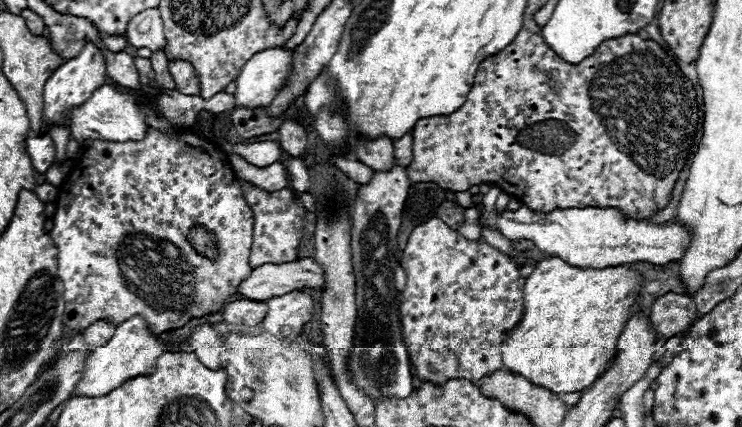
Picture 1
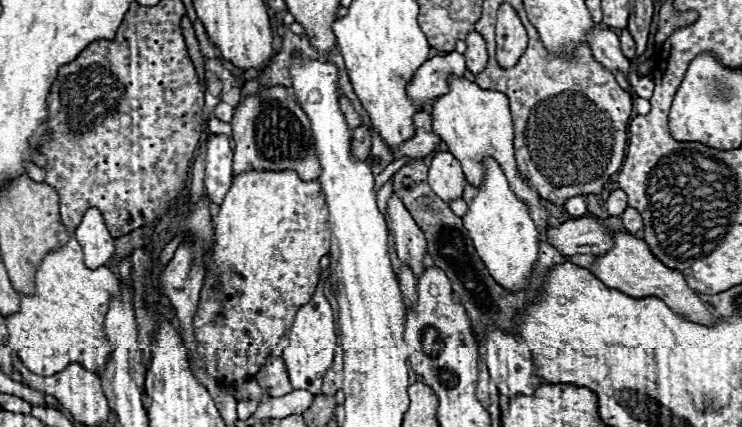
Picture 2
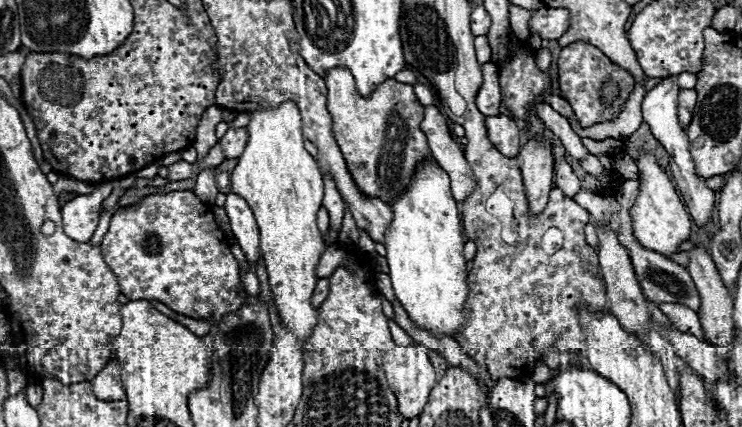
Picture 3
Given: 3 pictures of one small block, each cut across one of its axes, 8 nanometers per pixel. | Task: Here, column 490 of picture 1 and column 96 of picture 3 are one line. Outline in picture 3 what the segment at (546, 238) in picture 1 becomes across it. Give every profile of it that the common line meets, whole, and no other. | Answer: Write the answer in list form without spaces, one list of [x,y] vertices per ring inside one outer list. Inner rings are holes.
[[[100,184],[92,194],[76,196],[74,200],[66,202],[62,208],[62,220],[64,220],[64,232],[68,238],[76,242],[90,242],[98,218],[100,218],[100,204],[104,198],[108,198],[112,192],[112,186]]]

